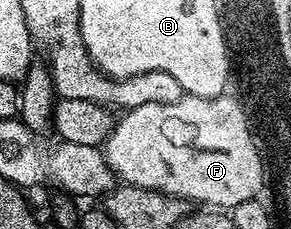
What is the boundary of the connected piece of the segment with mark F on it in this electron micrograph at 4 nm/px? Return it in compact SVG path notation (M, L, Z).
M185 95L174 103L142 103L121 117L102 152L123 184L182 197L189 203L205 201L208 207L241 205L259 194L266 165L244 133L242 109L232 95Z

